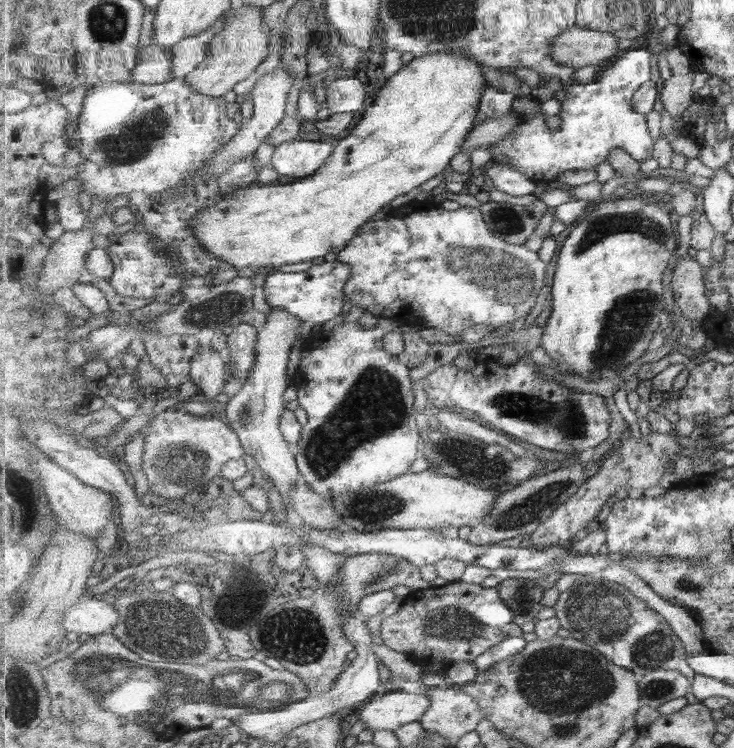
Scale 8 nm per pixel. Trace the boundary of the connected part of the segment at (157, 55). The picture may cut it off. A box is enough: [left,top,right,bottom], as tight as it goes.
[133,44,173,84]

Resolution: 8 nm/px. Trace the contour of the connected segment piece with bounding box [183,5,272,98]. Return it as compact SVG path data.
M243 5L241 8L231 9L233 14L225 14L222 17L222 28L209 42L210 50L205 60L183 78L195 92L223 98L227 92L233 90L233 86L237 86L237 82L243 82L249 76L255 75L255 70L265 62L272 47L271 36L268 36L262 19L262 10L260 7Z

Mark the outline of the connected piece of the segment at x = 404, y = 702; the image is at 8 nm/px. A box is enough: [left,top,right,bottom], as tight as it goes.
[358,690,431,731]

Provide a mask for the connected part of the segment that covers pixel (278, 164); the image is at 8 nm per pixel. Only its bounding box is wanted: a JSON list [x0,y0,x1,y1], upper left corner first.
[271,140,333,179]

